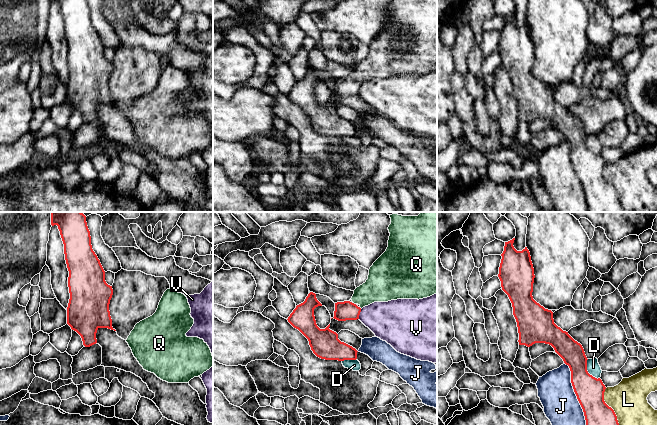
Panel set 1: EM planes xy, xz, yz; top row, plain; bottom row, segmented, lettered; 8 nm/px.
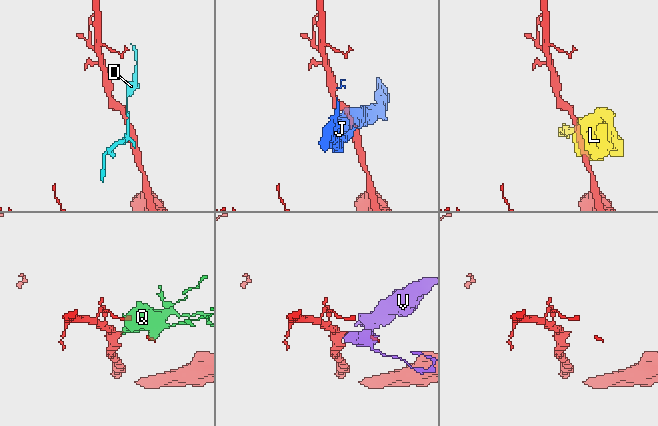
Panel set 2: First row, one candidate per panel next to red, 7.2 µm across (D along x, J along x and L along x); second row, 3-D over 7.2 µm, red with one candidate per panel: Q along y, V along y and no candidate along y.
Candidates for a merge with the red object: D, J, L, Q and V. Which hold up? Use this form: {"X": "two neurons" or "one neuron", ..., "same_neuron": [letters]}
{"D": "two neurons", "J": "two neurons", "L": "two neurons", "Q": "one neuron", "V": "two neurons", "same_neuron": ["Q"]}

